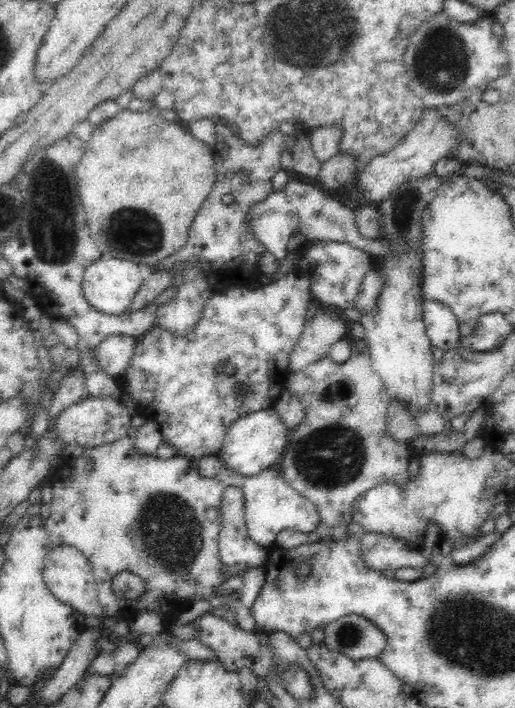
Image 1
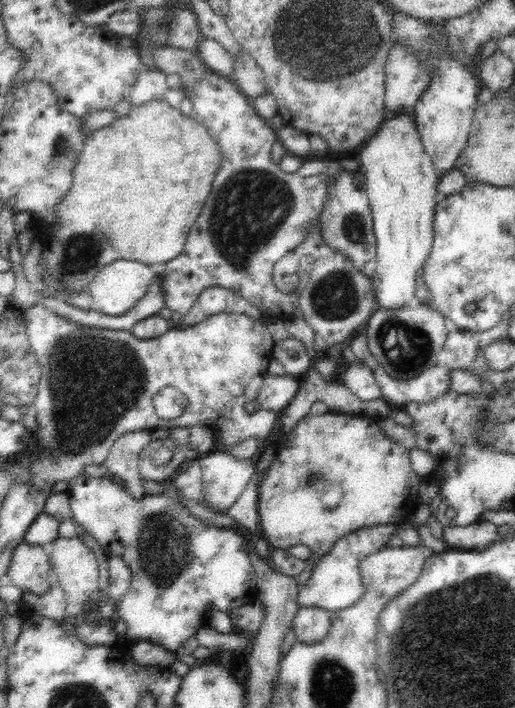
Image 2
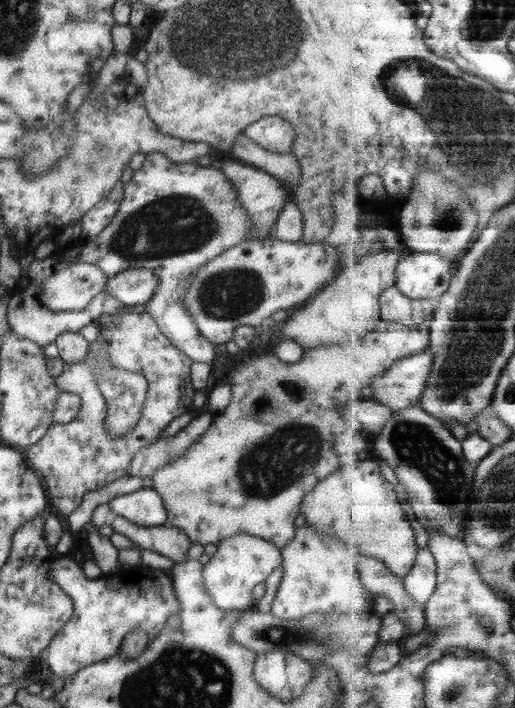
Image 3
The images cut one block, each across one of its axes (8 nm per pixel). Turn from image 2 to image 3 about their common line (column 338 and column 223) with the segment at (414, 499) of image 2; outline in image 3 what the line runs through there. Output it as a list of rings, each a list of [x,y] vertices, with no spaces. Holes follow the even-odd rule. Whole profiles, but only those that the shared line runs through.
[[[429,324],[419,325],[417,330],[402,330],[394,328],[391,330],[375,330],[370,332],[363,340],[350,340],[350,342],[342,342],[341,344],[320,344],[314,347],[302,347],[302,355],[300,359],[295,363],[287,363],[280,361],[275,354],[261,354],[261,356],[253,356],[246,363],[241,364],[239,368],[231,373],[231,379],[229,380],[231,398],[228,405],[219,413],[216,414],[204,432],[190,447],[187,448],[183,455],[167,462],[167,465],[163,465],[161,468],[157,468],[157,471],[153,473],[153,486],[152,489],[160,494],[162,504],[165,509],[167,520],[166,524],[171,527],[179,528],[193,544],[216,544],[219,540],[225,540],[233,534],[249,534],[251,536],[257,536],[267,542],[273,544],[277,548],[285,546],[287,542],[294,538],[295,524],[294,520],[299,512],[299,506],[303,500],[303,496],[317,482],[323,480],[323,478],[329,474],[332,474],[342,463],[342,460],[335,455],[335,451],[332,449],[332,442],[335,435],[342,432],[359,432],[365,433],[365,428],[361,422],[357,419],[350,421],[344,419],[343,415],[339,415],[339,408],[343,404],[349,404],[354,402],[357,404],[361,400],[364,400],[368,396],[369,388],[372,386],[373,381],[379,376],[385,374],[389,370],[396,360],[413,356],[414,354],[423,352],[429,348],[431,342],[431,333]]]

